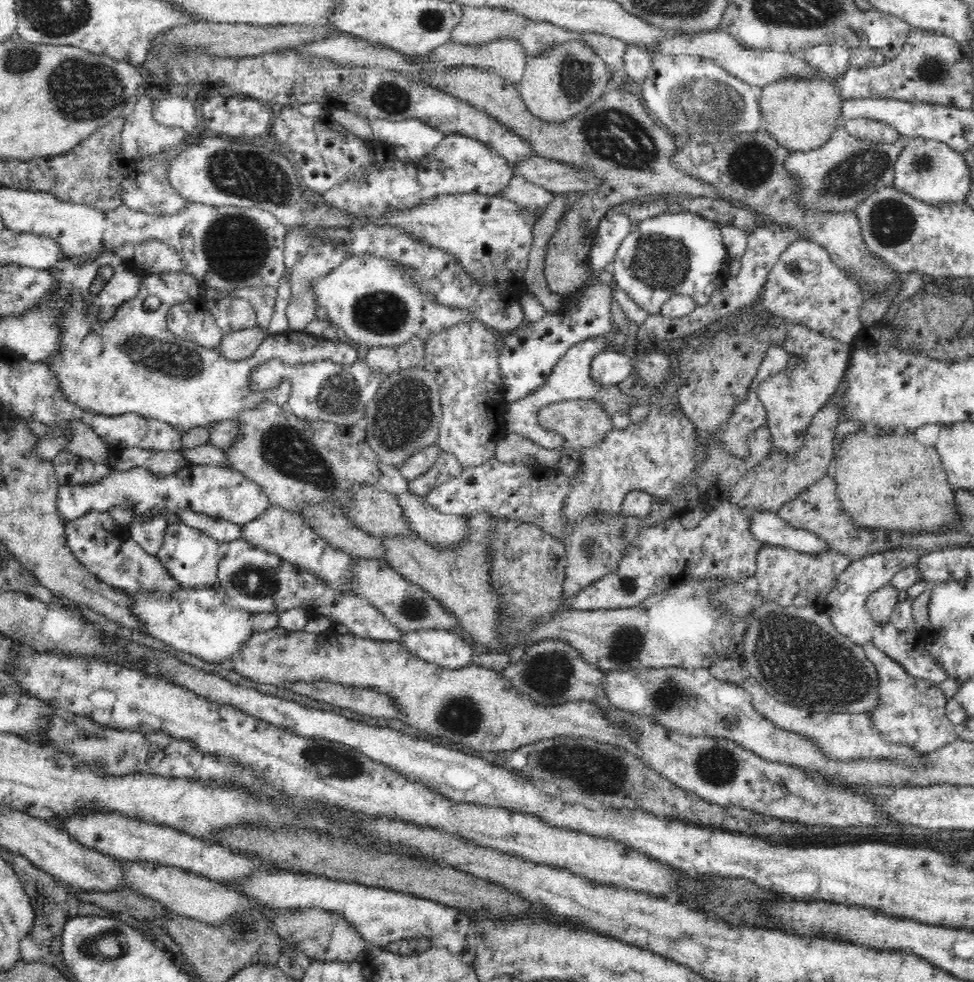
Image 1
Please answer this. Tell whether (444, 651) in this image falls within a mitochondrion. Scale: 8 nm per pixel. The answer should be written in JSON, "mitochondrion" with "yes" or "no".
{"mitochondrion":"no"}

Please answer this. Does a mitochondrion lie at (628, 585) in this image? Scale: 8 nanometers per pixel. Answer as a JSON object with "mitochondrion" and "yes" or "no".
{"mitochondrion":"yes"}

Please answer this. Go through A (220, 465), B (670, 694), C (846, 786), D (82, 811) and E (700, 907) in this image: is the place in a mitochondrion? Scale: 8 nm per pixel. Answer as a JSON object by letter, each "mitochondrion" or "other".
{"A":"other","B":"mitochondrion","C":"other","D":"other","E":"other"}

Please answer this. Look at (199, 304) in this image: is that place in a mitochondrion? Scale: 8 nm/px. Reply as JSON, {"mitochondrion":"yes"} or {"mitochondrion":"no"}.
{"mitochondrion":"no"}

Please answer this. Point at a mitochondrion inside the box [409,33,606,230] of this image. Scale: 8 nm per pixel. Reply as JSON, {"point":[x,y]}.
{"point":[575,75]}

